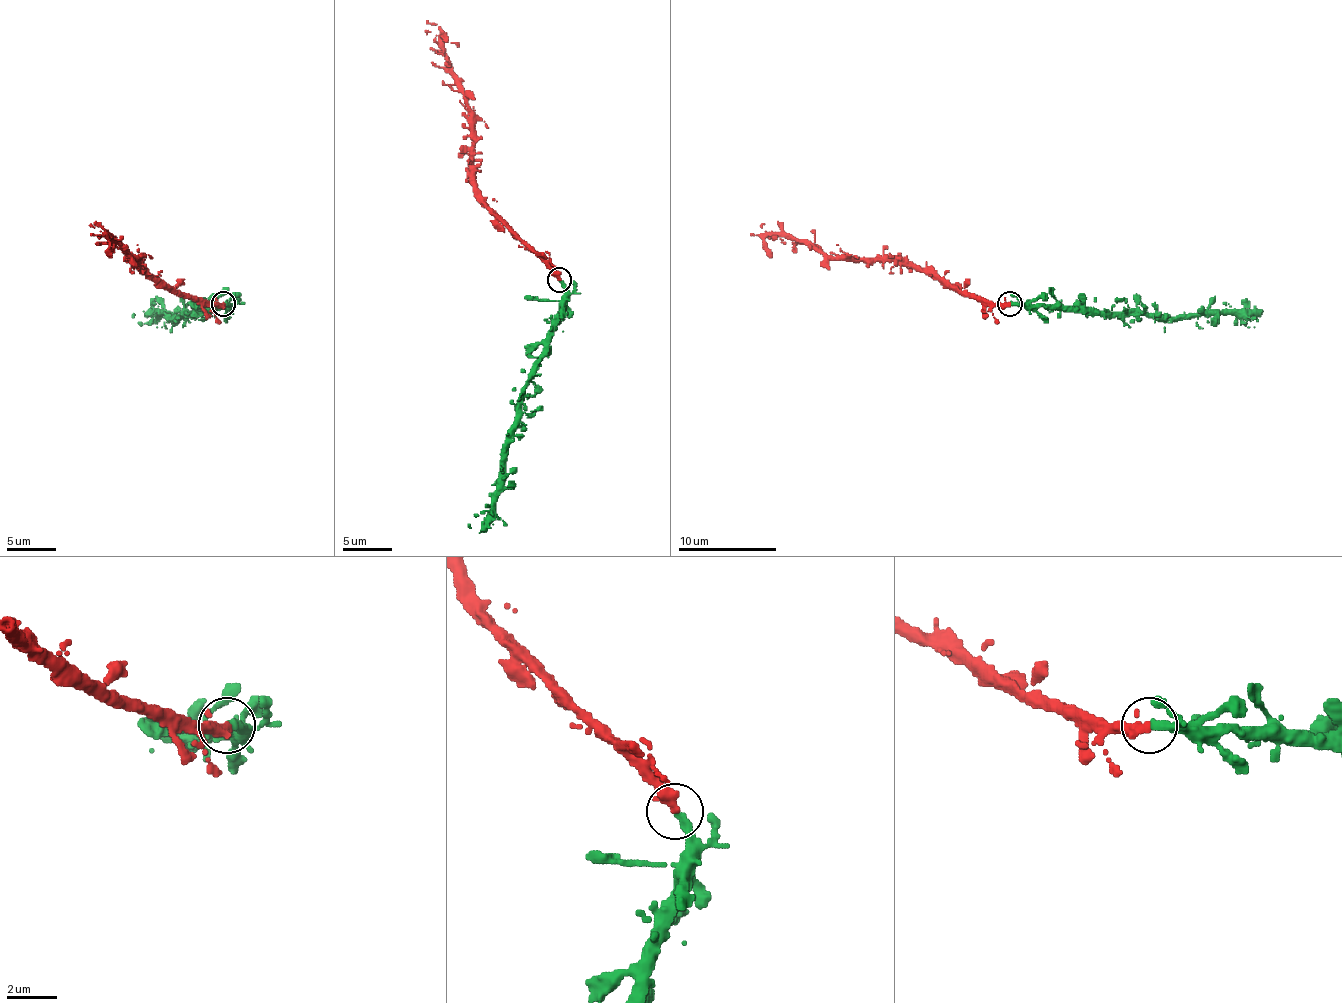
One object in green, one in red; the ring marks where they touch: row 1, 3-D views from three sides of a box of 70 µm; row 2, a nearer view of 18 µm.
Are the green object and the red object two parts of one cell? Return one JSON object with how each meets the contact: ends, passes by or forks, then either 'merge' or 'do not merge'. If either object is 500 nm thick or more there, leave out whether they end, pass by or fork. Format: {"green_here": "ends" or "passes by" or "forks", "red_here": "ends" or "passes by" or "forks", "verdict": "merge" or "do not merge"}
{"green_here": "ends", "red_here": "ends", "verdict": "merge"}

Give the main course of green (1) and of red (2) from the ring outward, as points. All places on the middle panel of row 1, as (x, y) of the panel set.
1: (558, 280), (563, 315), (526, 383), (502, 489), (470, 526)
2: (558, 280), (480, 194), (472, 162), (472, 116), (468, 94), (445, 54), (443, 32), (426, 20)

